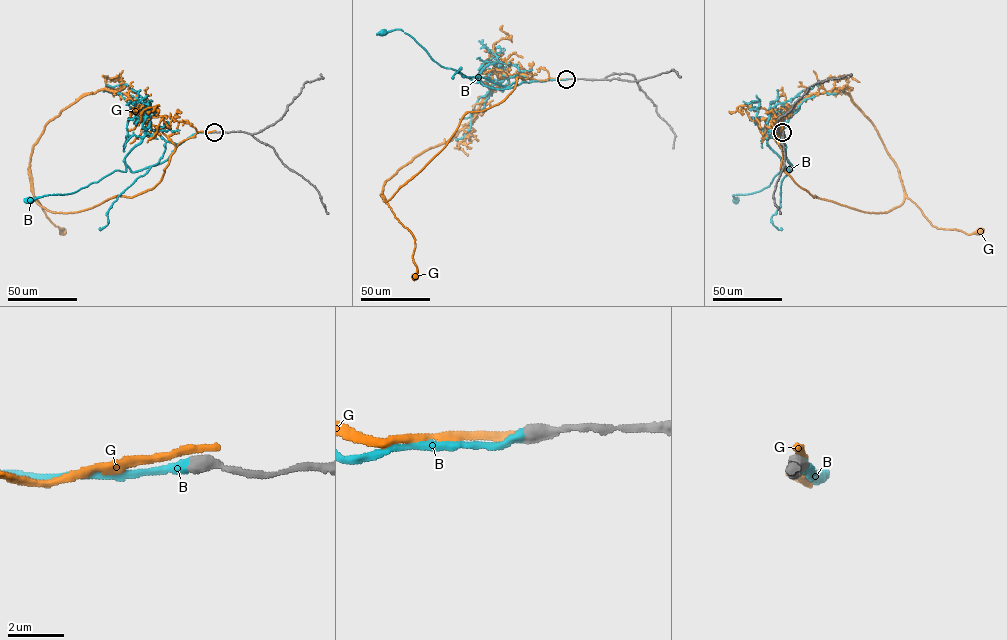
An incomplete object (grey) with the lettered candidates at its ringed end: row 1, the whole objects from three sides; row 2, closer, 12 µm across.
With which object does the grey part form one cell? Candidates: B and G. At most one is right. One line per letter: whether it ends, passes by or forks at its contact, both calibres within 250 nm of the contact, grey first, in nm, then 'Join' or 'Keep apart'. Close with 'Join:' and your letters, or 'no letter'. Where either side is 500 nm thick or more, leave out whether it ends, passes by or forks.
B: Thickness 500 nm (grey) against 320 nm. Join
G: Thickness 550 nm (grey) against 380 nm. Keep apart
Join: B

